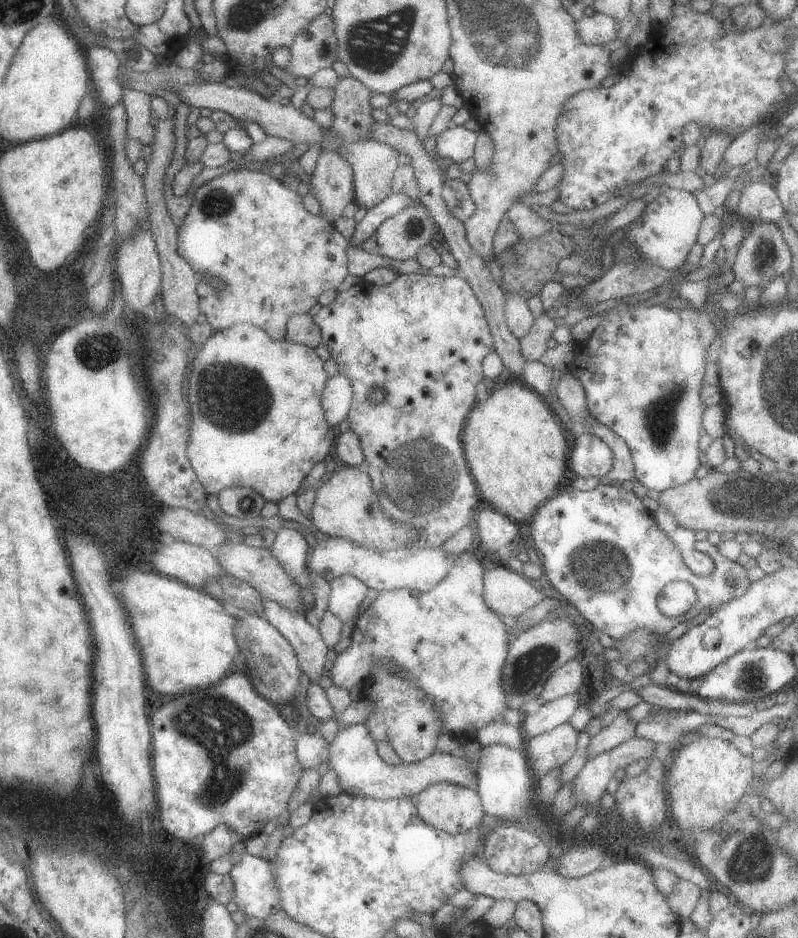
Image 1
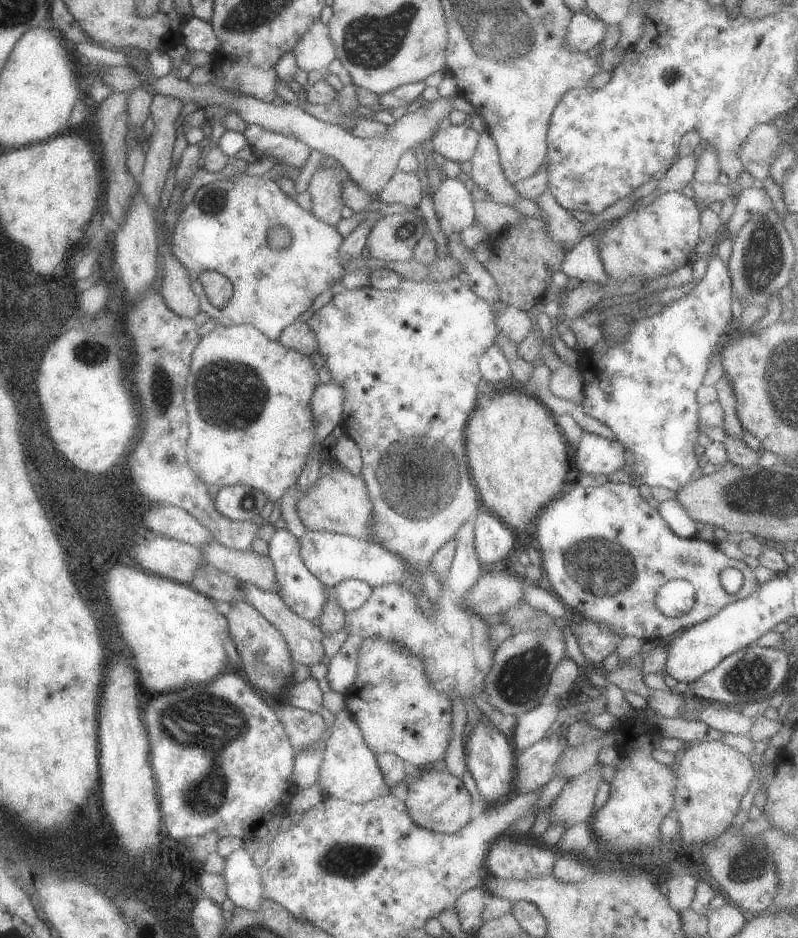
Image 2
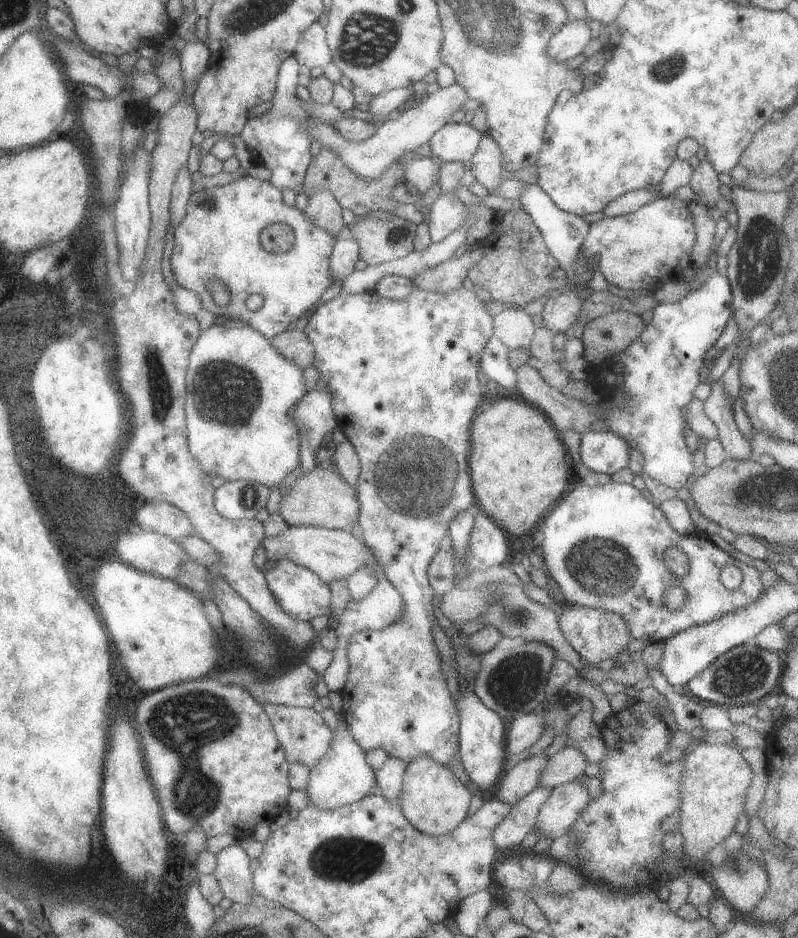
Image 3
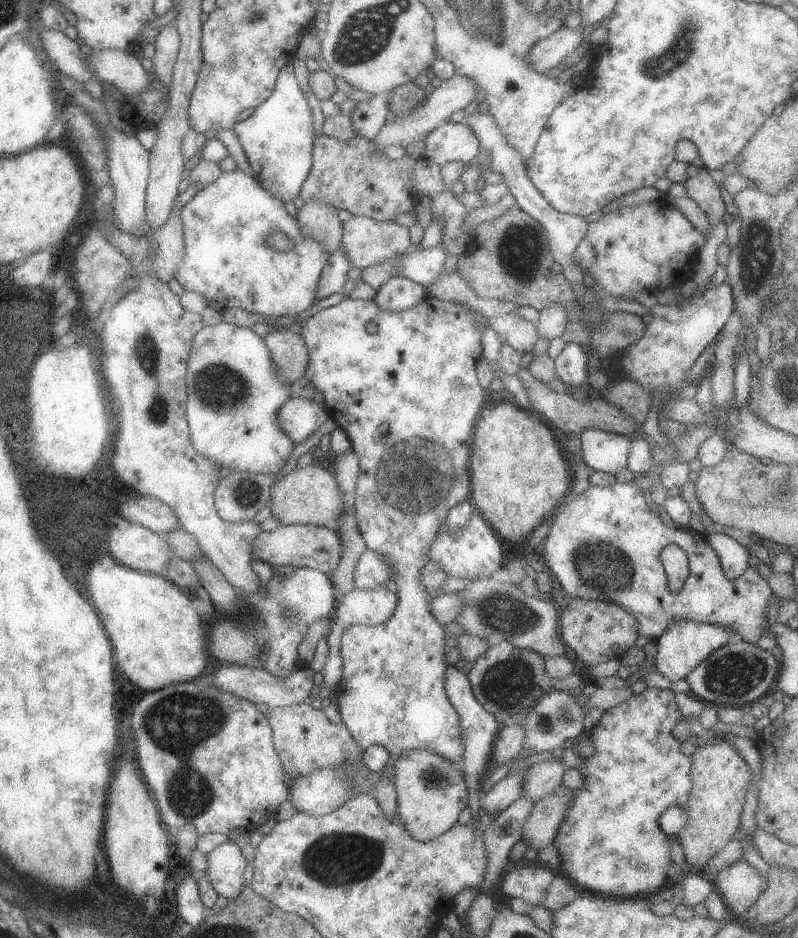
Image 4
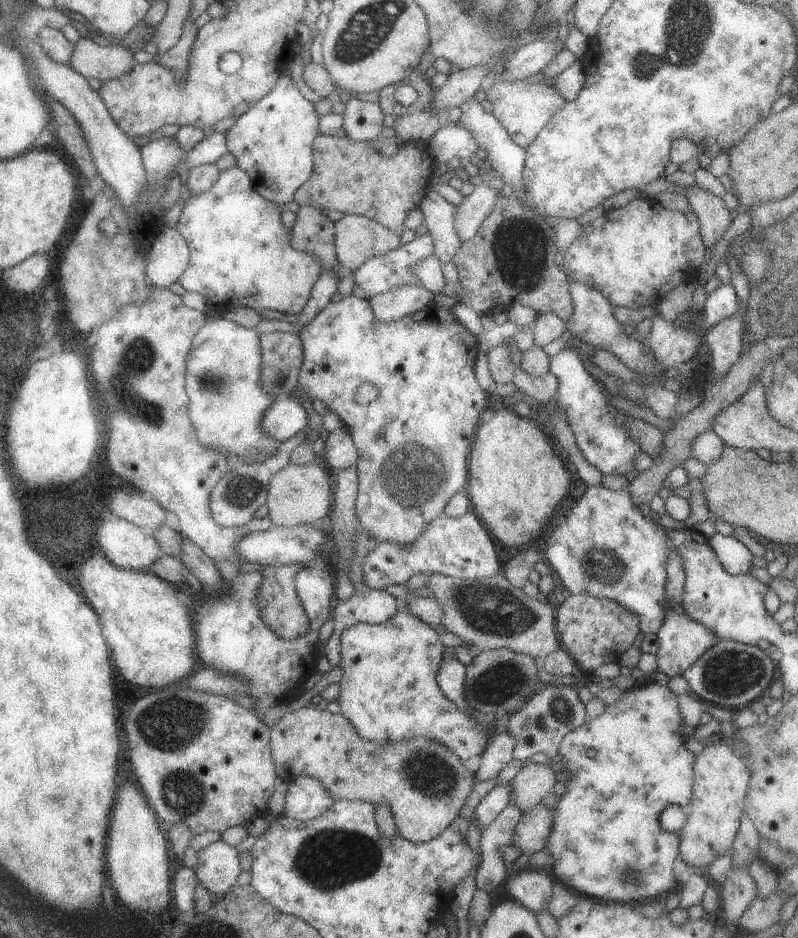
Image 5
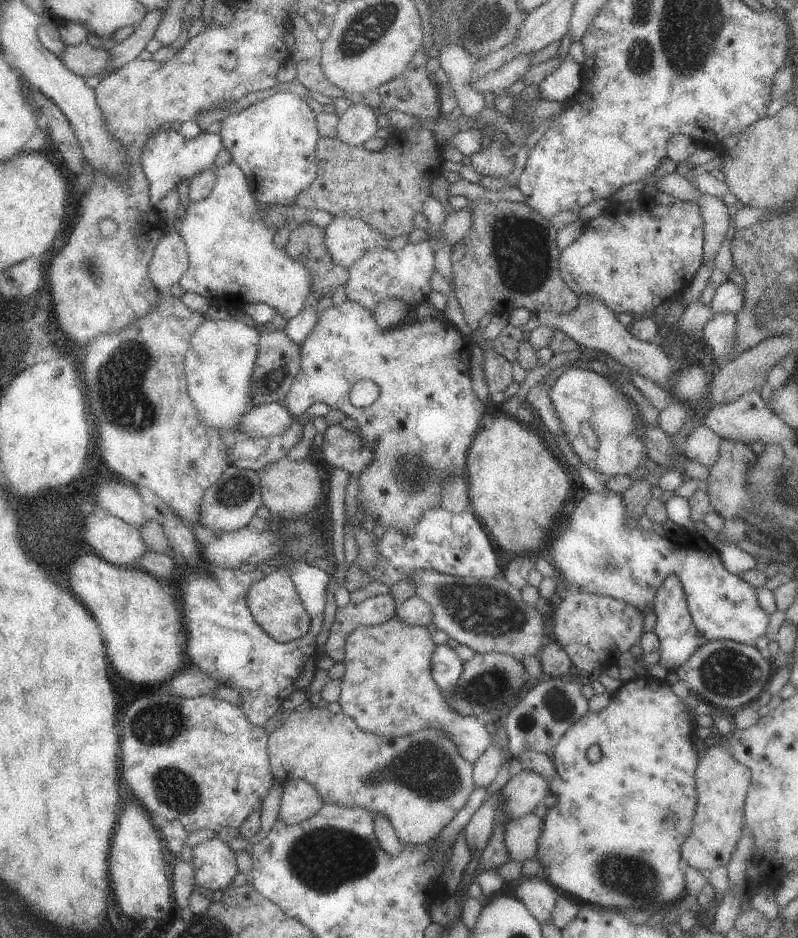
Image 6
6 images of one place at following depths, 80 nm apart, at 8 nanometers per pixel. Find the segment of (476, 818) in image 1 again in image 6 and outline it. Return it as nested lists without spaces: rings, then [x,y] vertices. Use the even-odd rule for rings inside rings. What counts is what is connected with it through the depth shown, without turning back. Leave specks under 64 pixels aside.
[[[316,706],[302,712],[292,709],[274,720],[266,742],[266,754],[273,779],[281,784],[290,779],[305,780],[317,790],[317,796],[321,796],[324,804],[361,806],[369,810],[371,818],[381,812],[389,818],[393,833],[402,844],[426,844],[436,839],[466,804],[474,789],[472,765],[460,758],[453,742],[449,742],[445,734],[421,728],[409,736],[385,740],[381,736],[361,732],[353,720],[342,713],[332,714]]]

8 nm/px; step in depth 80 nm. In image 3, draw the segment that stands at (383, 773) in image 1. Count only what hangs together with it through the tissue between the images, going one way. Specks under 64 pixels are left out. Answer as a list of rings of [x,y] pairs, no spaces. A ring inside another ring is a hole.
[[[340,716],[340,722],[333,730],[332,742],[328,744],[328,749],[319,762],[308,770],[309,776],[304,786],[307,806],[322,811],[332,811],[334,808],[355,802],[369,794],[374,782],[374,772],[363,758],[365,753],[357,746],[349,734],[346,722]]]

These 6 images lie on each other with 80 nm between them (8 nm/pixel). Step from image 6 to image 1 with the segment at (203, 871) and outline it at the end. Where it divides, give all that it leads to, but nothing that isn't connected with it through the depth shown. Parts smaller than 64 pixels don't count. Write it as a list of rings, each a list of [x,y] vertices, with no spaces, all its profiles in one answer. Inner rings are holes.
[[[241,853],[228,872],[232,880],[233,904],[245,916],[265,918],[278,911],[276,886],[269,872],[268,862],[249,853]]]

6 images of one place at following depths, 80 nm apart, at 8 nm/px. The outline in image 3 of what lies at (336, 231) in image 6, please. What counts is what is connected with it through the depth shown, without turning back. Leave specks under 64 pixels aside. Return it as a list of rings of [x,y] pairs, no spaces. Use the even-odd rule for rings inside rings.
[[[365,218],[344,230],[344,237],[355,240],[359,260],[366,265],[380,264],[413,252],[417,224],[403,218]]]

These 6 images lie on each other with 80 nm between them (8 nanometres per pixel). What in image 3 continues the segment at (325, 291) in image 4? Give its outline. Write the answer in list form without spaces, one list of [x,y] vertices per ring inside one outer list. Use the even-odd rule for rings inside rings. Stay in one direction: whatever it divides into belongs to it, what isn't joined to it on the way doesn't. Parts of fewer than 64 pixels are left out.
[[[350,237],[337,238],[329,256],[329,276],[331,281],[342,282],[354,270],[359,256],[359,248]]]

